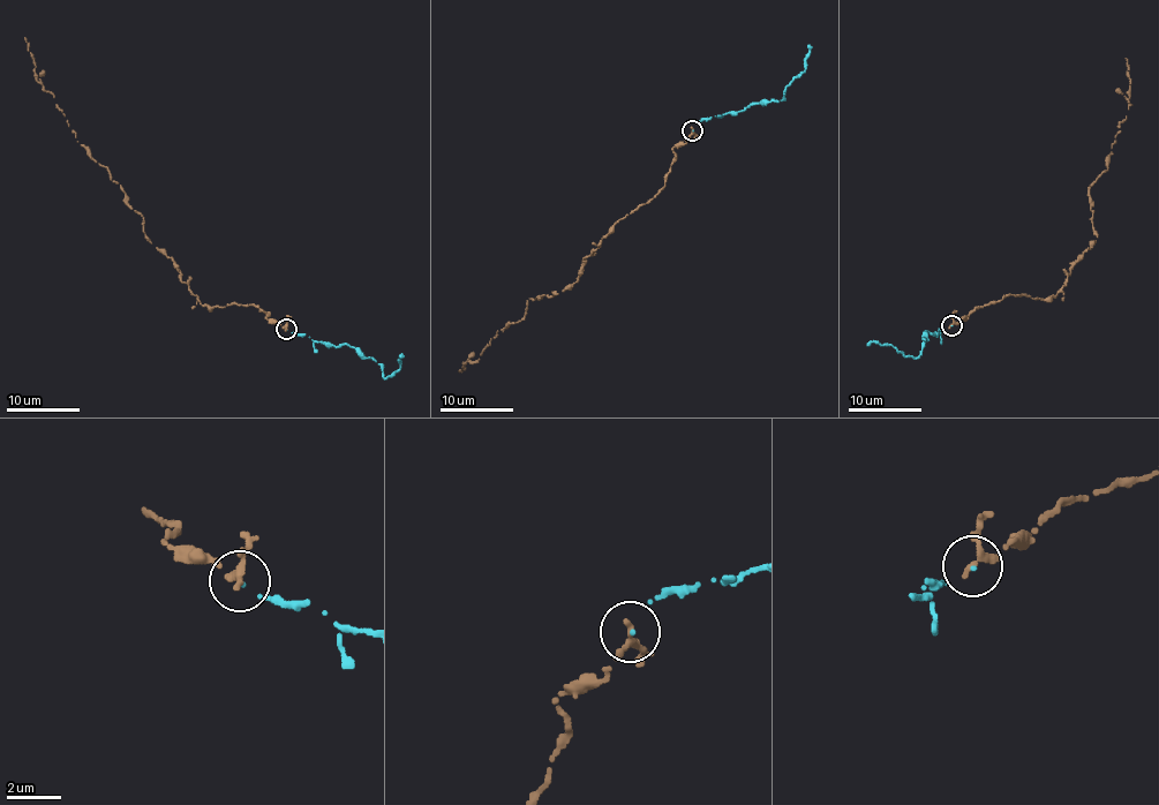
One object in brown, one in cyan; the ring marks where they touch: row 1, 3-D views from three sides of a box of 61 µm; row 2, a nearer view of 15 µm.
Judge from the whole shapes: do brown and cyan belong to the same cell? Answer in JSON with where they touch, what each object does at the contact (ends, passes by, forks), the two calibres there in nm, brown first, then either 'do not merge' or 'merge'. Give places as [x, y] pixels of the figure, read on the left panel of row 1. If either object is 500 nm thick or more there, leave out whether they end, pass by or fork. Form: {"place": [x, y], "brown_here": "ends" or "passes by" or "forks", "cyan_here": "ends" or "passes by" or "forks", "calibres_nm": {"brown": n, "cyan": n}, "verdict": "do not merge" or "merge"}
{"place": [286, 329], "brown_here": "ends", "cyan_here": "ends", "calibres_nm": {"brown": 320, "cyan": 70}, "verdict": "merge"}

